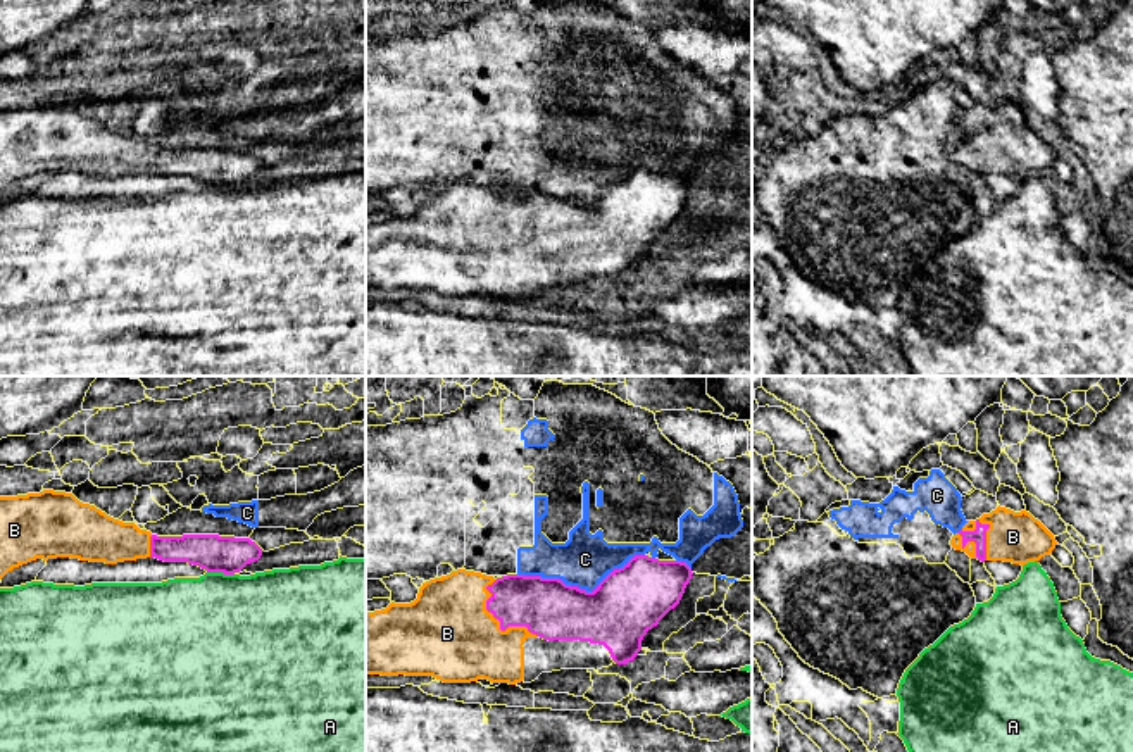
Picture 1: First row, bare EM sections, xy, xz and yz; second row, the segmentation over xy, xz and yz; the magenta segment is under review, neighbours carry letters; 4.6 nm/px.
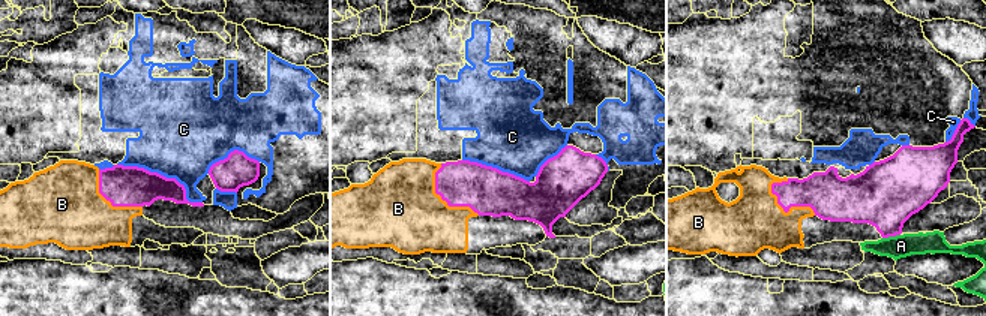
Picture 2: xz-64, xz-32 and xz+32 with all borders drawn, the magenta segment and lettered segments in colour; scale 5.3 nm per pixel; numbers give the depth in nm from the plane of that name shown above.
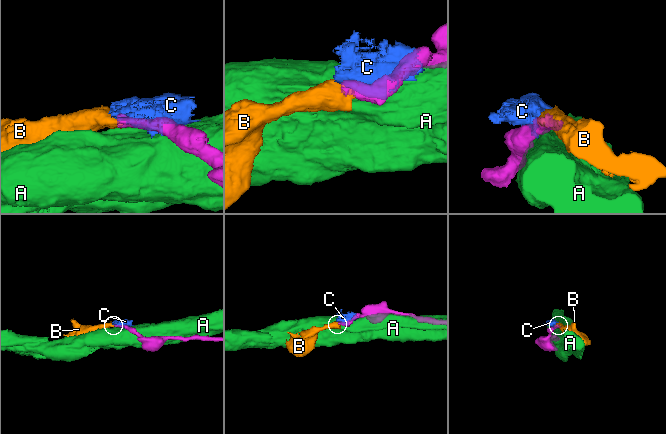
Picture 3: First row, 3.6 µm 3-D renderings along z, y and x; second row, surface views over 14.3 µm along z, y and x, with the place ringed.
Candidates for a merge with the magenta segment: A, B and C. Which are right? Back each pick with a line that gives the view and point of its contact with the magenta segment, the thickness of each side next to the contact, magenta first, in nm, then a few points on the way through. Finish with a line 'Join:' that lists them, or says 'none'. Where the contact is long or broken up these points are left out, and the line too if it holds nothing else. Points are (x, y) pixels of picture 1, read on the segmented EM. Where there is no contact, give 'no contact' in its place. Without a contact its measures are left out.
B: xz (500, 625) | 280/420 nm | across xz (550, 609), (516, 609), (500, 625), (449, 633)
Join: B

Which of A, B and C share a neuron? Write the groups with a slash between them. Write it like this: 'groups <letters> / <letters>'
groups A / B / C

